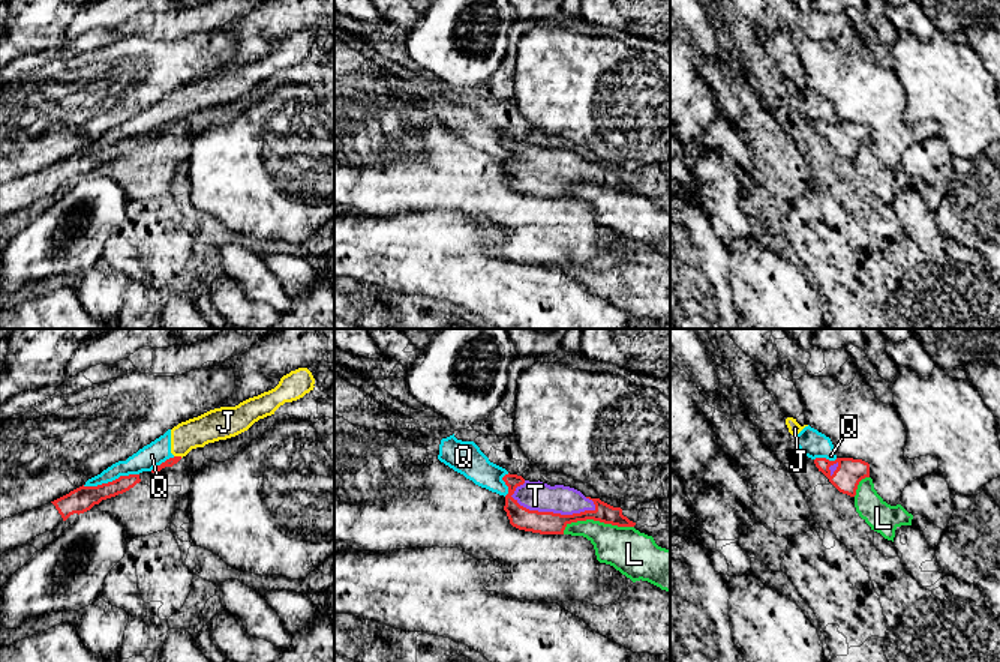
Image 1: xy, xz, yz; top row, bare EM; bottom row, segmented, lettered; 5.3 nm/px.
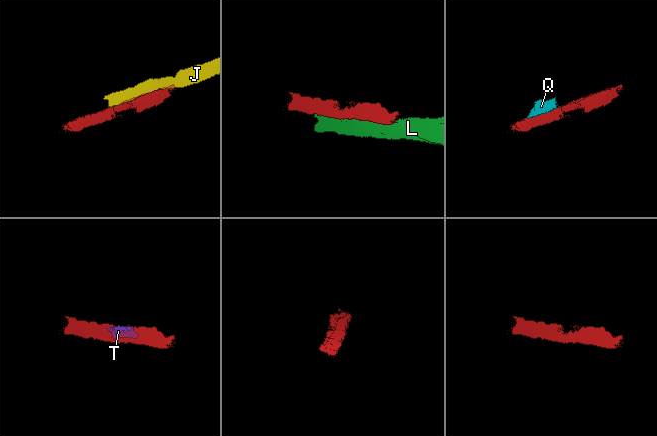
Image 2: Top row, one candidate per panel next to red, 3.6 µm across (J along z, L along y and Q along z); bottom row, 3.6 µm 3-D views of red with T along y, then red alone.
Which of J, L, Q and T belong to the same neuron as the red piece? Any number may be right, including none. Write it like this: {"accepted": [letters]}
{"accepted": ["T"]}

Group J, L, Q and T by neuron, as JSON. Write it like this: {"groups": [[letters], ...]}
{"groups": [["J", "Q"], ["L"], ["T"]]}

